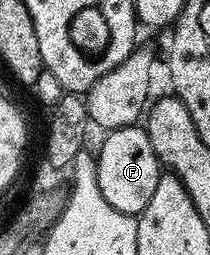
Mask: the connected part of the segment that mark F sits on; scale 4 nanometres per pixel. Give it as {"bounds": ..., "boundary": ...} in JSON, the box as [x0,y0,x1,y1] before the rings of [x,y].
{"bounds":[96,124,160,216],"boundary":[[[138,124],[109,131],[103,138],[106,139],[102,147],[96,150],[100,192],[104,200],[112,204],[112,208],[137,216],[146,207],[148,200],[152,200],[152,192],[156,192],[160,177],[160,163],[152,148],[152,140],[148,140],[145,129]]]}

